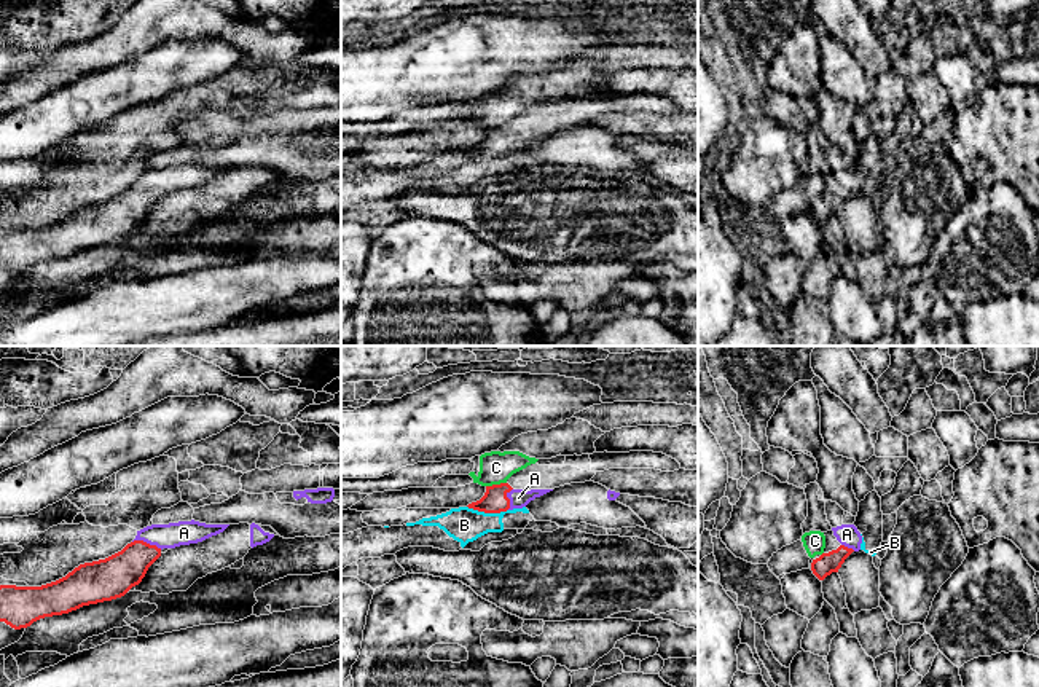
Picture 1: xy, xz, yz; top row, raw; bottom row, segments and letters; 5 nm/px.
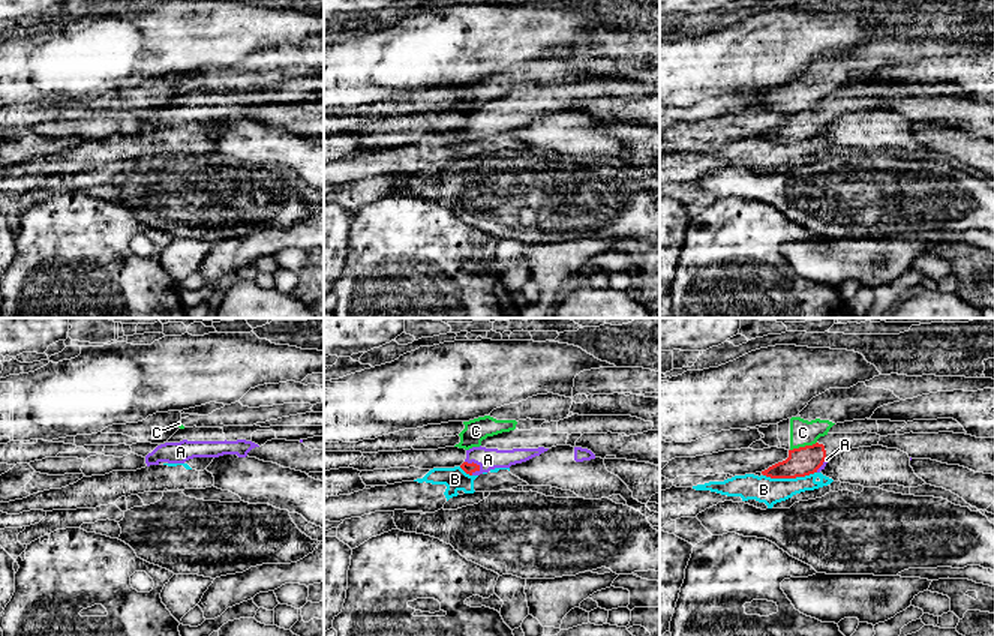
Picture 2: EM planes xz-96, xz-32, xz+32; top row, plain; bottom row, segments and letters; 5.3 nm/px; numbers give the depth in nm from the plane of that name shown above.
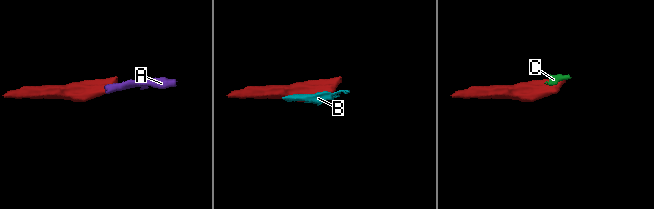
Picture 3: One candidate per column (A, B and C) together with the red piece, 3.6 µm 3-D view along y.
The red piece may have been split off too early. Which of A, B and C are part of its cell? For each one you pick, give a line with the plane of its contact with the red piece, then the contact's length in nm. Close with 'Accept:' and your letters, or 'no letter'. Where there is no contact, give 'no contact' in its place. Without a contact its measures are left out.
A: contact in xy; length 160 nm
Accept: A

